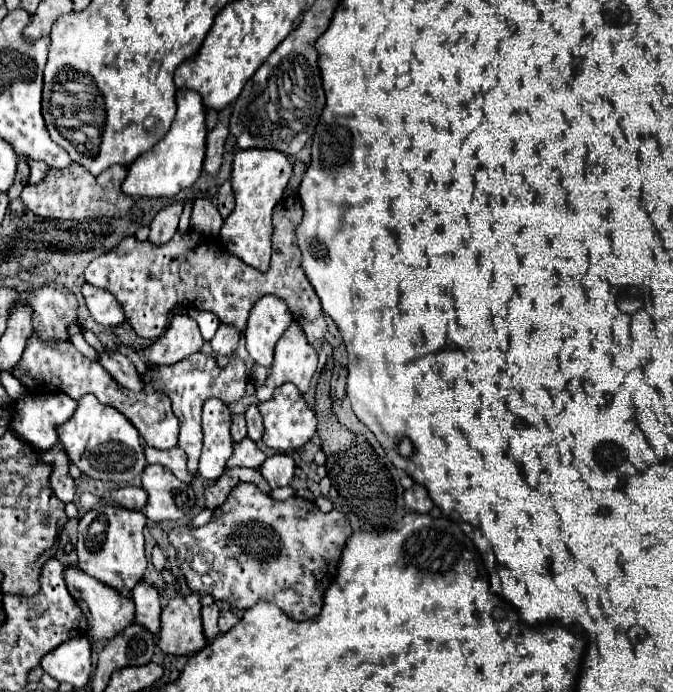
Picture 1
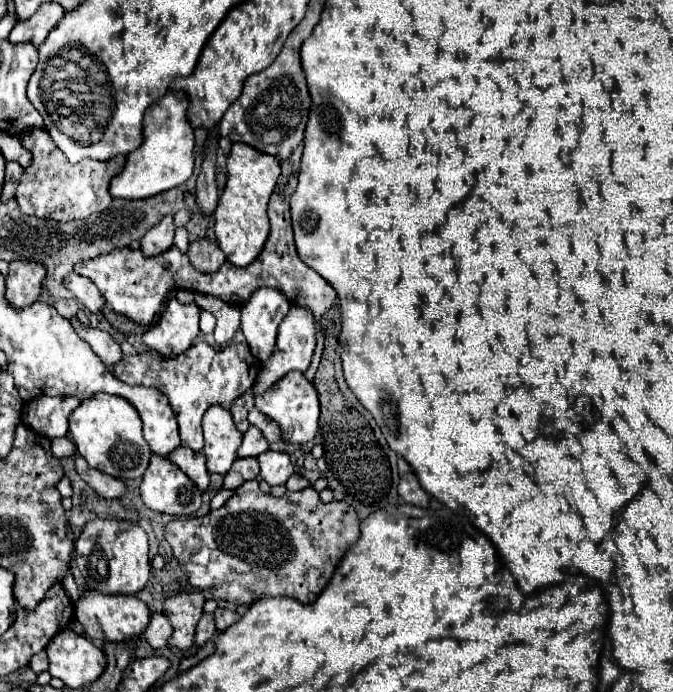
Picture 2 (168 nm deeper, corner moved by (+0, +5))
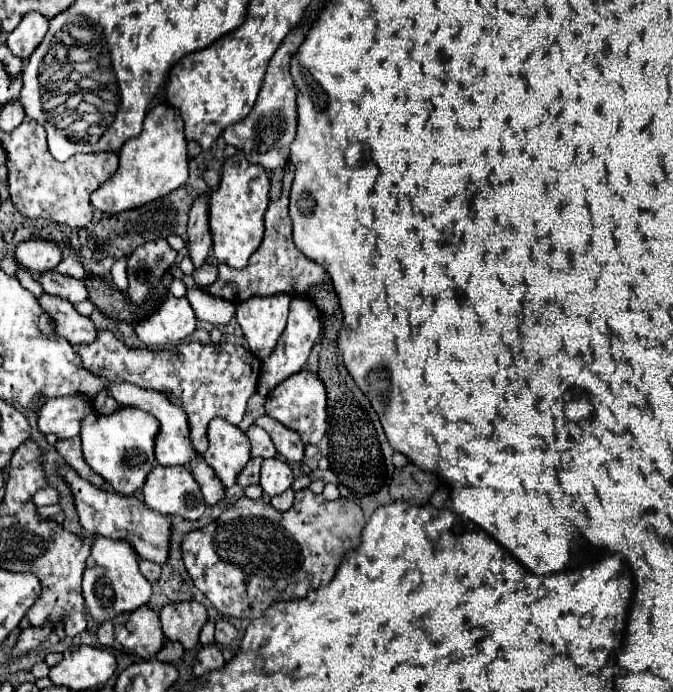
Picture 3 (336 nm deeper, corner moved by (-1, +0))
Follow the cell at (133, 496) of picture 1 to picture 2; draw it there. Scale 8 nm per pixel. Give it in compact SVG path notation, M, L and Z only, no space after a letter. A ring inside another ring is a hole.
M76 452L72 458L74 458L76 472L80 474L80 478L82 478L86 484L90 484L102 498L112 500L112 498L118 498L118 496L124 494L126 486L124 486L120 480L116 480L116 478L112 478L112 476L108 476L108 474L102 474L100 470L90 468L90 466L86 464L86 460L84 460L78 452Z

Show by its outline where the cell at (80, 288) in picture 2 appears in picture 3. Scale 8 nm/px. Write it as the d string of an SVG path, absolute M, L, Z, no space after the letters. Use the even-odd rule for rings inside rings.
M49 271L49 273L43 273L43 275L41 275L39 283L41 283L41 287L45 289L45 293L57 295L57 297L61 297L61 299L67 299L67 301L71 301L73 305L87 299L85 283L83 283L83 281L77 281L77 279L69 277L69 275L61 275L61 273Z

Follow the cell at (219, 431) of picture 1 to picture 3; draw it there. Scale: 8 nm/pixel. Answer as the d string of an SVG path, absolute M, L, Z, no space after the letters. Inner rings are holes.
M213 419L207 429L209 449L203 459L215 469L225 487L235 485L237 473L249 461L249 439L225 419Z

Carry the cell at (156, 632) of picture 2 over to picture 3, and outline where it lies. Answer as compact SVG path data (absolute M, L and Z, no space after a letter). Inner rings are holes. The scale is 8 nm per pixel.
M165 639L165 645L163 645L163 649L157 653L157 659L163 661L163 663L171 663L171 661L181 659L181 657L183 657L183 651L185 651L185 649L181 647L181 643L171 641L171 639Z

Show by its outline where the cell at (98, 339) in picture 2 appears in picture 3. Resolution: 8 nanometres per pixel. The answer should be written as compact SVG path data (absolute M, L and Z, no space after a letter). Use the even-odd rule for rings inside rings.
M43 295L39 297L39 303L49 309L51 317L55 319L57 331L73 345L91 345L97 339L97 329L93 321L89 317L79 315L69 301L53 295Z

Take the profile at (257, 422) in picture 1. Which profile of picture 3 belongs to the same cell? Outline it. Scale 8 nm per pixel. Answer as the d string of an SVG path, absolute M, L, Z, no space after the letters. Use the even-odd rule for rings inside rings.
M267 415L259 417L255 425L259 425L271 435L271 441L277 453L285 457L289 463L299 463L303 459L303 443L301 443L301 437L293 429L287 429L285 425L281 425L279 421L273 421Z

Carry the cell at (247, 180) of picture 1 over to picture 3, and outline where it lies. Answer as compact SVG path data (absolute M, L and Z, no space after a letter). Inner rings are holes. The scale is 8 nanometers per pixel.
M237 151L225 161L221 185L209 197L213 255L219 263L225 263L233 269L243 269L263 241L263 215L269 205L269 173L265 167L249 163L245 153Z

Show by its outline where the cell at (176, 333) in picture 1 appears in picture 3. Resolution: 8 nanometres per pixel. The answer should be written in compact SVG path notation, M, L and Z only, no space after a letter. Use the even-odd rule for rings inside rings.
M169 295L159 311L135 327L147 347L171 347L183 343L197 329L197 317L189 301Z

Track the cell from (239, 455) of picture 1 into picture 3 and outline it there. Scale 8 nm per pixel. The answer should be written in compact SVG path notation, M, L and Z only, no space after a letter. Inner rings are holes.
M251 425L247 431L247 437L251 441L251 457L275 457L277 451L271 443L271 437L267 435L267 431L263 431L257 425Z

